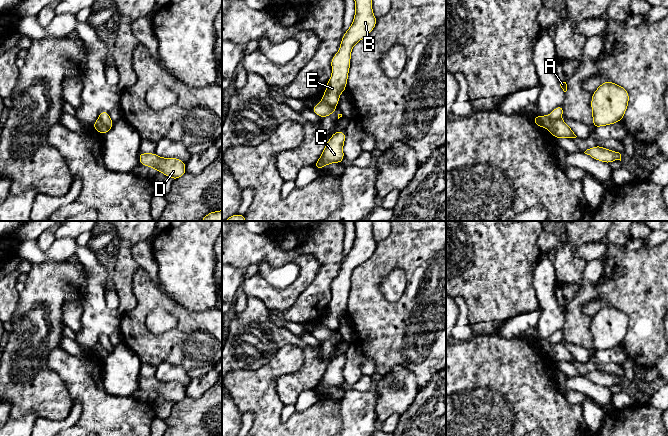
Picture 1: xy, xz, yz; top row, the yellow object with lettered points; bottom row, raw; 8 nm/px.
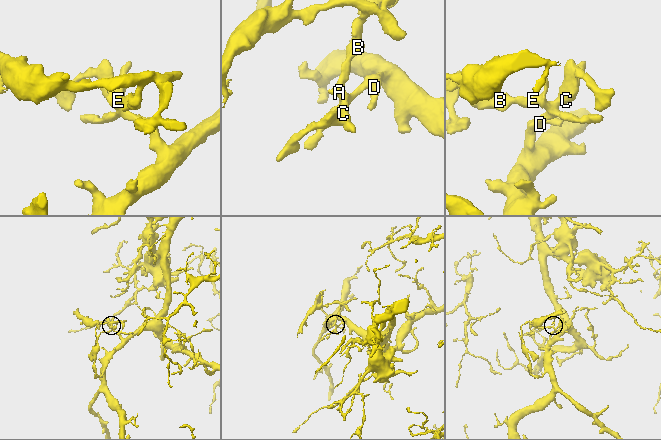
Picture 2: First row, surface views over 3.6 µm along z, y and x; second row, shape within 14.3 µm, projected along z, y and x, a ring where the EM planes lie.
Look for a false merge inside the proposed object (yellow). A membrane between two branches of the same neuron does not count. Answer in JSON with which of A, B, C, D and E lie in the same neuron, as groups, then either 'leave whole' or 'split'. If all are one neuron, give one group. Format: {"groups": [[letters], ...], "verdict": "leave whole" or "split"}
{"groups": [["A", "B", "E"], ["C", "D"]], "verdict": "split"}

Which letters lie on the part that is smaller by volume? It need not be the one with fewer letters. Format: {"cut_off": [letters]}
{"cut_off": ["A", "B", "E"]}

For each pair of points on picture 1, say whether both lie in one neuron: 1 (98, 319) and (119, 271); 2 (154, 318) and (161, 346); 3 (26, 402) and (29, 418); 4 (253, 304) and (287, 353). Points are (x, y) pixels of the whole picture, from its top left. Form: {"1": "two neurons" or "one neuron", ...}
{"1": "two neurons", "2": "two neurons", "3": "two neurons", "4": "two neurons"}

